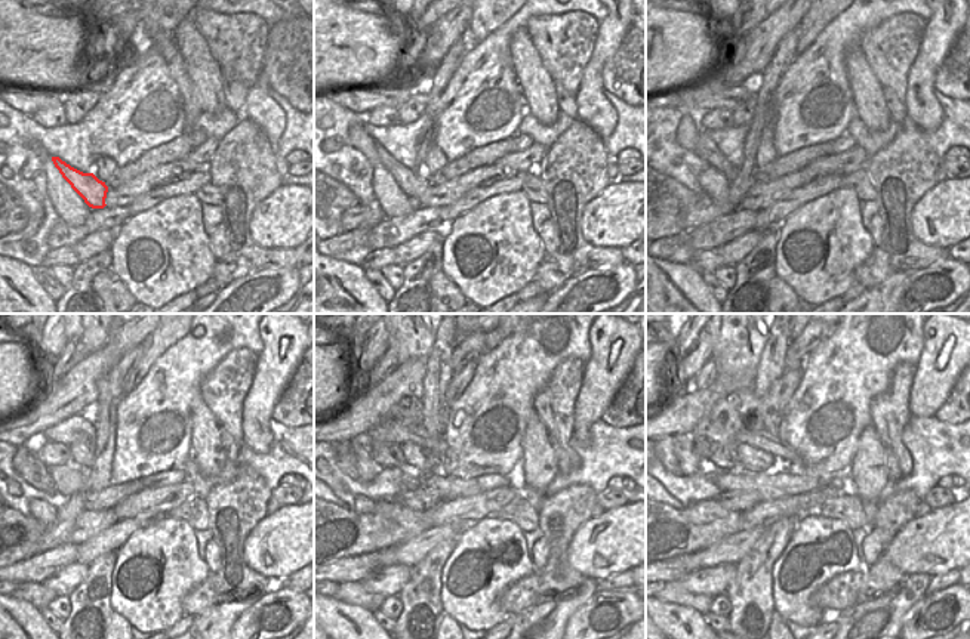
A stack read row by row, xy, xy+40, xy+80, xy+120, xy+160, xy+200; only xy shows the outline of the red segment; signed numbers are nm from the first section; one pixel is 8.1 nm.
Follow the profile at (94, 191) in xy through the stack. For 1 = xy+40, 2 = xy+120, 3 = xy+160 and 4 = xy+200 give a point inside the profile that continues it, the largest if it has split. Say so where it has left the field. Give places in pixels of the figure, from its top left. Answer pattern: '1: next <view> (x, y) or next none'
1: next xy+40 (412, 184)
2: next xy+120 (40, 478)
3: next xy+160 (353, 459)
4: next xy+200 (676, 453)

